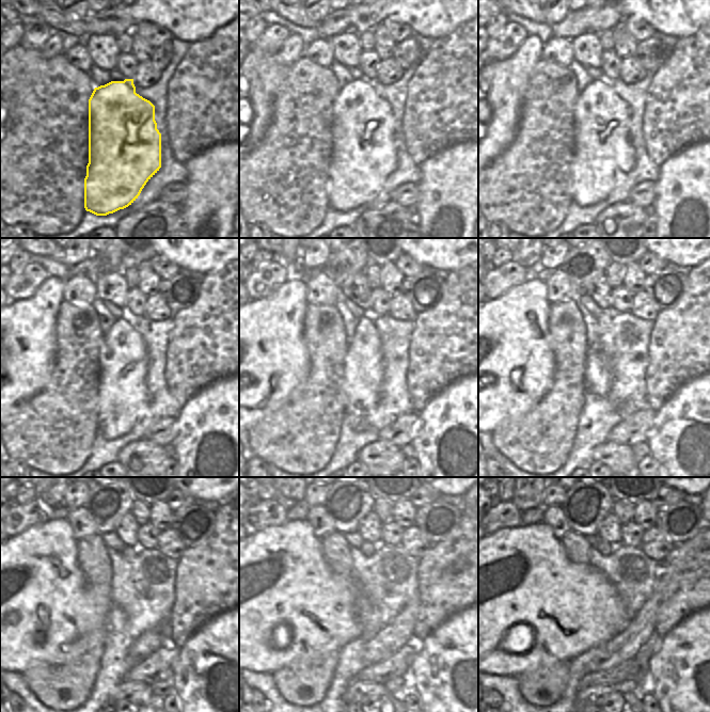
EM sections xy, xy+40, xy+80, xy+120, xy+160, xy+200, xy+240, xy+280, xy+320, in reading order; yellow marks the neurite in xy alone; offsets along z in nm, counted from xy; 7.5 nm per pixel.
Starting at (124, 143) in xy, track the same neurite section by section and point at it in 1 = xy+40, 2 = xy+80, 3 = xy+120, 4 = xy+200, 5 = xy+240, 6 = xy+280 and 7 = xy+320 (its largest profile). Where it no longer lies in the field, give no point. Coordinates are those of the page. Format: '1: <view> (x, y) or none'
1: xy+40 (363, 147)
2: xy+80 (602, 154)
3: xy+120 (123, 360)
4: xy+200 (598, 373)
5: xy+240 (128, 552)
6: xy+280 (367, 549)
7: xy+320 (604, 548)

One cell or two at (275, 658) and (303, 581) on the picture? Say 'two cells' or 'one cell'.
one cell

